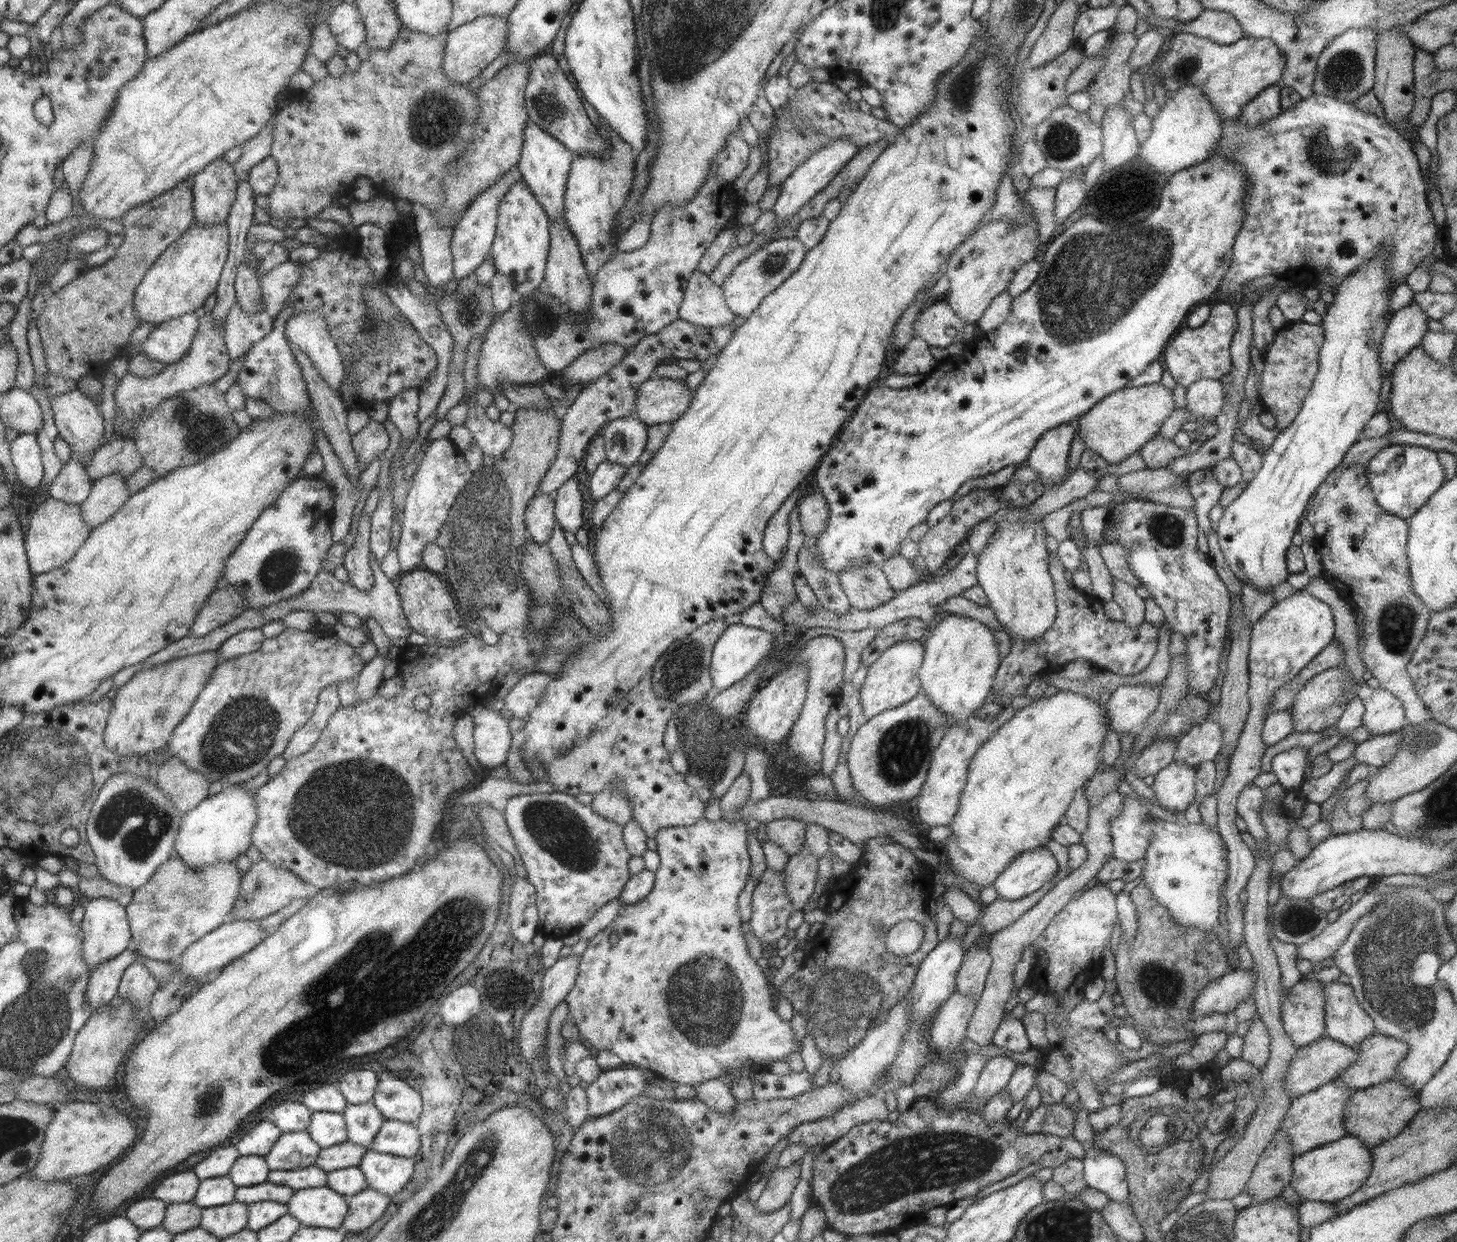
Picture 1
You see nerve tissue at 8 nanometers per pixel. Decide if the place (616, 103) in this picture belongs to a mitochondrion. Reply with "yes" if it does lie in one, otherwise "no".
no

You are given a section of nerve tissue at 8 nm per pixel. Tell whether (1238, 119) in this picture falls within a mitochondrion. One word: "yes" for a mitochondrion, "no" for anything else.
no

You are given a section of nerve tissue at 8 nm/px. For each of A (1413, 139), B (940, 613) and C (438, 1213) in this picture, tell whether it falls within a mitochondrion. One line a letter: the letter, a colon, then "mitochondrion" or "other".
A: other
B: other
C: mitochondrion

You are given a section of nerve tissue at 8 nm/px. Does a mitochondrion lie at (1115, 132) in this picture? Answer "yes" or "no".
no

